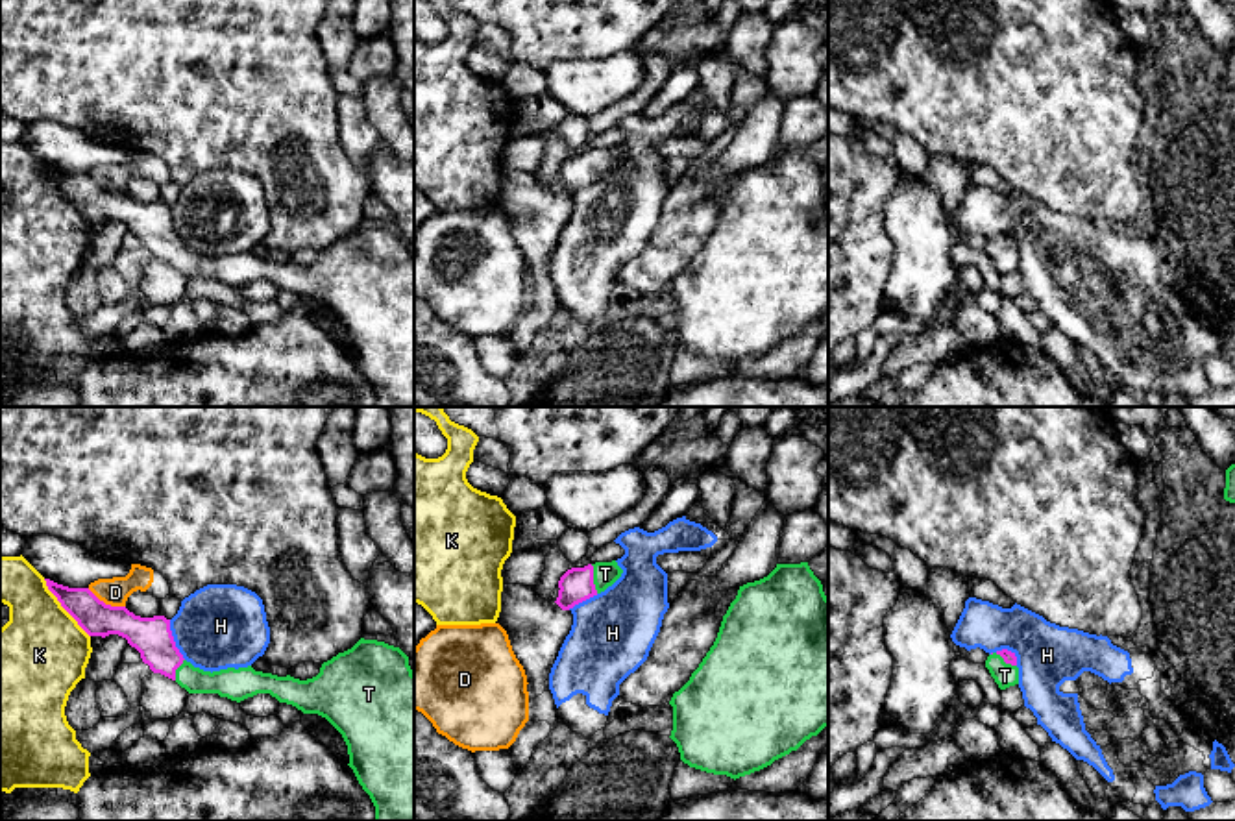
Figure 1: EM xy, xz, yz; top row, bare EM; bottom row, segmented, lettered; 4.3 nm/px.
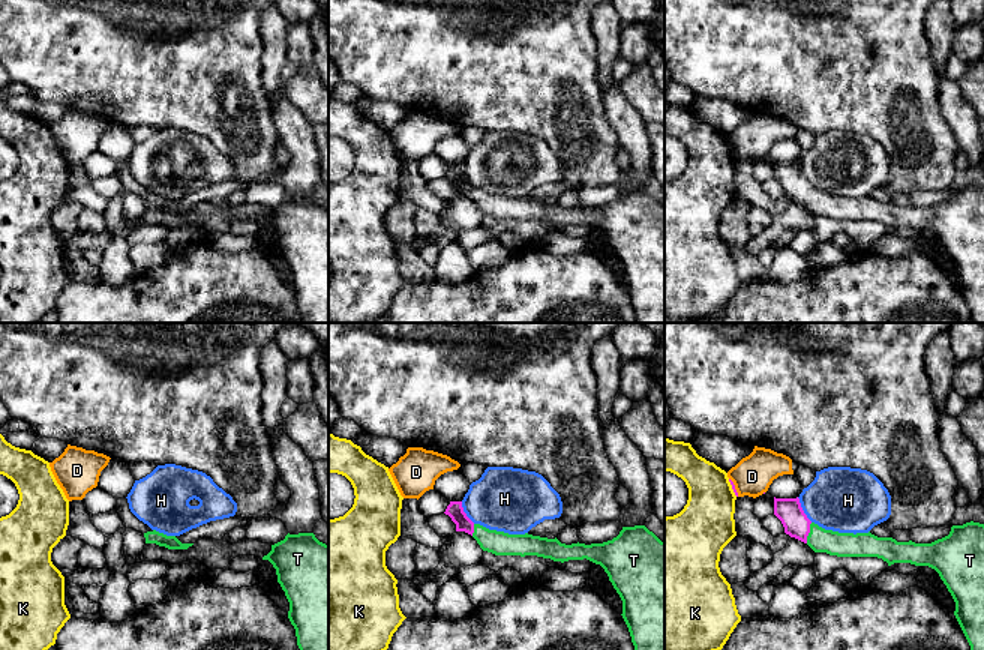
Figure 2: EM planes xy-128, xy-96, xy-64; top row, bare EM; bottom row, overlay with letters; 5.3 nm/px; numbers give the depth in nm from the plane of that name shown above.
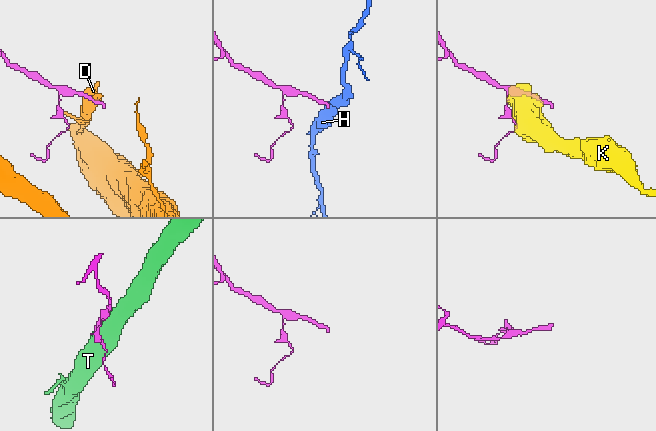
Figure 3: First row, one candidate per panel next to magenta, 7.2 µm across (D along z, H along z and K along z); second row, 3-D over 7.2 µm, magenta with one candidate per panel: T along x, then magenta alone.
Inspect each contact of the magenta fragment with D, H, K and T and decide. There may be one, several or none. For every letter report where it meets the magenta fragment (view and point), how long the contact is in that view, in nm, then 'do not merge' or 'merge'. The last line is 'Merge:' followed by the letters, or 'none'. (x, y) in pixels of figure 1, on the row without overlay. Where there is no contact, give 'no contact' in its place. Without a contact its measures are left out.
D: xy (104, 189) | 190 nm | do not merge
H: xy (172, 226) | 190 nm | do not merge
K: xy (63, 193) | 320 nm | do not merge
T: xz (592, 165) | 130 nm | merge
Merge: T

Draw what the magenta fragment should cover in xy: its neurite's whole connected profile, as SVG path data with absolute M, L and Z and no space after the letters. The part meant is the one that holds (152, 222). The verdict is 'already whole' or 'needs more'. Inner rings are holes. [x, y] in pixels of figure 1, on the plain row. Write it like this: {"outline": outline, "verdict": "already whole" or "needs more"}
{"outline": "M50 165L44 166L61 192L89 222L118 220L126 224L153 259L176 266L189 279L218 279L237 288L257 279L270 279L303 300L325 303L348 331L348 351L370 381L375 392L375 407L414 407L414 259L409 242L399 233L361 224L351 235L324 248L320 259L307 266L255 257L251 251L211 259L183 244L176 233L170 205L165 202L141 203L126 192L105 190L89 174L68 174Z", "verdict": "needs more"}

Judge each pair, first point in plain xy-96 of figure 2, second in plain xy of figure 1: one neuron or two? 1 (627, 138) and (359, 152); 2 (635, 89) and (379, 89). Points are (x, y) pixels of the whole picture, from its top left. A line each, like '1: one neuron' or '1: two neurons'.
1: one neuron
2: one neuron

